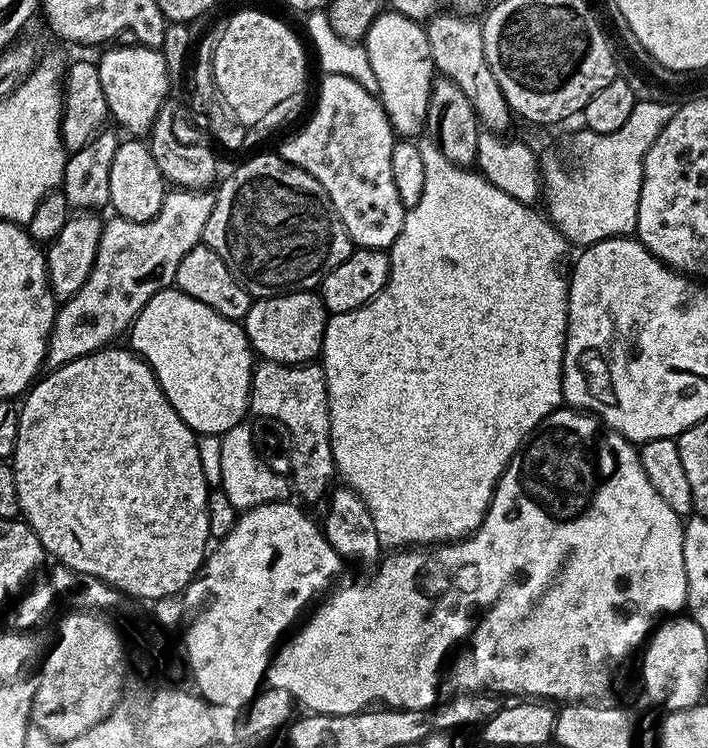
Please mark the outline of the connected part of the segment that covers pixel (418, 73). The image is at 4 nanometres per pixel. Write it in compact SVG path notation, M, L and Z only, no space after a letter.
M385 10L370 26L366 49L378 82L378 99L392 124L393 133L400 138L419 137L428 120L428 103L434 81L427 31L417 21Z

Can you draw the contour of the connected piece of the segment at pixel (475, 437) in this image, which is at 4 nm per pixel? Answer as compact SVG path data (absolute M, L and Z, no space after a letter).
M421 139L419 146L422 150L422 162L426 165L426 186L422 186L422 198L418 198L418 202L413 208L405 211L404 228L388 252L388 261L390 262L388 285L377 296L370 298L370 302L366 302L361 308L355 308L349 312L333 312L329 315L324 331L324 351L322 353L322 367L328 387L328 405L330 406L330 446L332 447L332 457L336 463L336 471L339 479L344 479L341 481L352 491L358 493L364 505L370 510L370 518L374 518L374 530L378 530L380 543L388 550L407 550L413 546L435 546L471 536L473 530L484 521L484 515L487 514L490 502L494 498L496 483L502 478L506 466L512 461L512 456L535 433L537 426L549 414L561 407L564 398L562 370L564 369L564 343L568 337L568 280L565 273L563 276L556 269L556 263L563 258L564 251L570 248L569 241L564 239L564 235L553 226L552 221L543 211L535 212L535 207L515 200L510 194L506 194L505 191L492 185L479 171L473 170L471 167L460 167L454 162L450 162L435 139Z

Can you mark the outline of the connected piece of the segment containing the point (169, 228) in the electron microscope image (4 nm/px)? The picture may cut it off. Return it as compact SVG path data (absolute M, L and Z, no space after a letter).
M173 187L165 191L162 210L158 210L153 220L130 222L117 215L112 220L105 219L90 276L82 282L82 290L74 298L57 307L43 367L61 368L66 362L74 362L119 341L116 339L131 329L142 306L163 288L173 287L178 262L203 241L206 218L210 218L215 201L211 191Z

